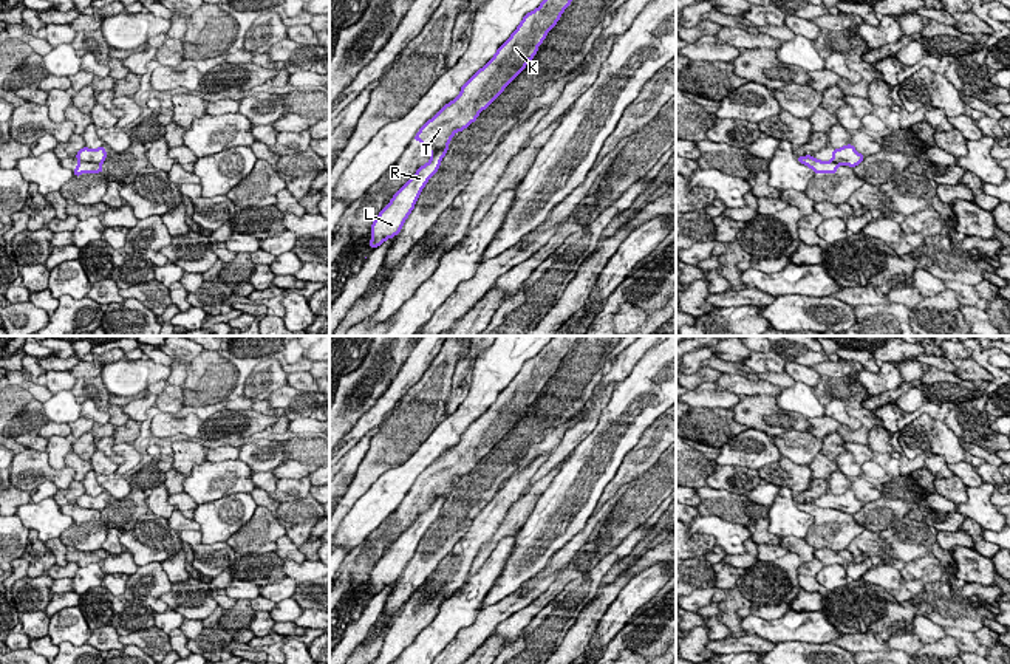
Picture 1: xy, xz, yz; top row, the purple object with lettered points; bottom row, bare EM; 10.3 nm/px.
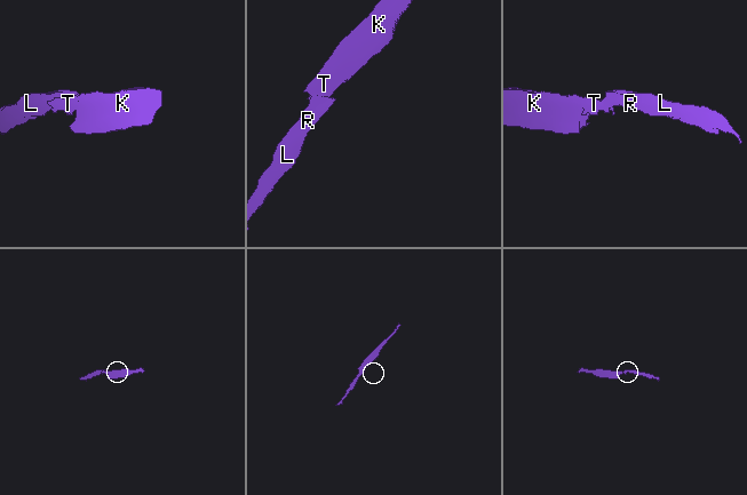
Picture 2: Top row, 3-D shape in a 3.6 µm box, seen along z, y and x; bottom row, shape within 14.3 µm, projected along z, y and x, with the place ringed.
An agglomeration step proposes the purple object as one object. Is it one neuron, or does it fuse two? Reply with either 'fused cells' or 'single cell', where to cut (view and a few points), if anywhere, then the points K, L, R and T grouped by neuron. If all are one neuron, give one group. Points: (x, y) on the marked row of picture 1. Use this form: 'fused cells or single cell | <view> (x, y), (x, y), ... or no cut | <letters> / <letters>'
fused cells | xy (78, 158), (101, 164) | K T / L R

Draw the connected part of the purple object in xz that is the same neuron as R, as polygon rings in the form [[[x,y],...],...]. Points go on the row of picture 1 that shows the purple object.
[[[449,147],[433,150],[430,161],[421,166],[416,173],[393,195],[390,203],[379,212],[371,224],[370,248],[380,246],[385,240],[398,235],[415,209],[418,197],[428,183],[428,180],[438,172],[442,158]]]

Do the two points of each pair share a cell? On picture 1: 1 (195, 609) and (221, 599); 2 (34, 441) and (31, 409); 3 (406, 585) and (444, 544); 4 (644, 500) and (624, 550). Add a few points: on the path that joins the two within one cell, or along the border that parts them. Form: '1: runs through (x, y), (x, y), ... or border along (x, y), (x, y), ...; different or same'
1: border along (212, 590), (212, 598), (218, 605); different
2: runs through (31, 434), (31, 417); same
3: runs through (415, 575), (433, 554); same
4: border along (644, 523), (634, 528), (611, 551); different

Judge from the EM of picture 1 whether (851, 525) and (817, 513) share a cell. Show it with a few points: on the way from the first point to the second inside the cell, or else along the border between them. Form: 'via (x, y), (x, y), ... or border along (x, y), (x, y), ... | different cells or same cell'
via (843, 525), (831, 525), (825, 519) | same cell

